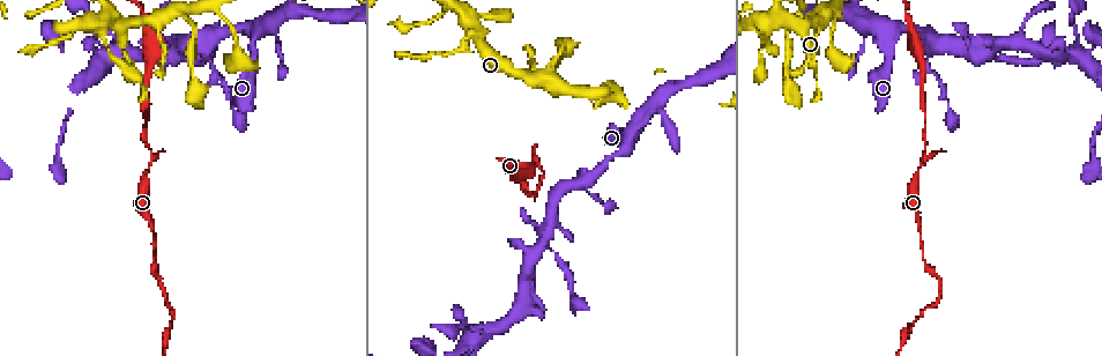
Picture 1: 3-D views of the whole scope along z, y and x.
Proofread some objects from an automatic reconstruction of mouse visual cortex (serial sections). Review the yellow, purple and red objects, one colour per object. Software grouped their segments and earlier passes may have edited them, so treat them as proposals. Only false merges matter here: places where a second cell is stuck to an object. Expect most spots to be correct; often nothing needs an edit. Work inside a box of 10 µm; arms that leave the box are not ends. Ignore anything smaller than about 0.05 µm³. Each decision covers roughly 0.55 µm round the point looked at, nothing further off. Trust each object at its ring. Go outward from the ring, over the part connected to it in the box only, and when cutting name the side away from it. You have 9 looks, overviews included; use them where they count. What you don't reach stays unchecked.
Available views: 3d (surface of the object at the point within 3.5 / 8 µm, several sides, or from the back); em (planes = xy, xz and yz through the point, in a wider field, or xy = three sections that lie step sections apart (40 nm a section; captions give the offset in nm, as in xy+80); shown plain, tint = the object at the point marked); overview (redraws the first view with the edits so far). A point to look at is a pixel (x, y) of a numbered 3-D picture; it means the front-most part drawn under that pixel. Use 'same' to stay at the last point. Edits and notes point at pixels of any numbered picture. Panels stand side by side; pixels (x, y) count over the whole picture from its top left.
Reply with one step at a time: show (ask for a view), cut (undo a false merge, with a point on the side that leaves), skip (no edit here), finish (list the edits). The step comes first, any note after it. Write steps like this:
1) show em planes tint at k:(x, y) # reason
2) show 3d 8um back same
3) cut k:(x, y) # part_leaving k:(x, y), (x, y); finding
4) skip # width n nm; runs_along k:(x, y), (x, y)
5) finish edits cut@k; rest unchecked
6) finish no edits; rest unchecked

show 3d 3.5um at 1:(571, 184) # side arm on a straight run

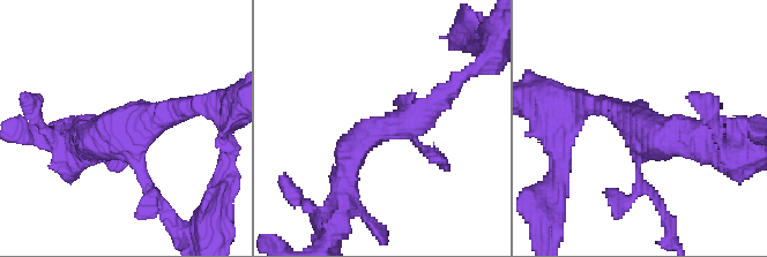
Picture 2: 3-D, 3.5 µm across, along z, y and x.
show em xy step 3 tint at 2:(641, 130) # now the EM

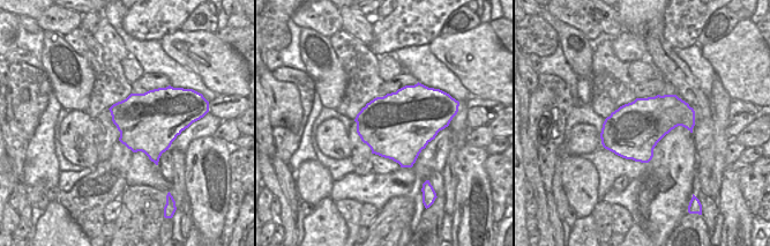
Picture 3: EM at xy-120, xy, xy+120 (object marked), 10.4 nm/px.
skip # arms 3; arm_widths 100, 300, 400 nm; runs_along 2:(445, 93), (356, 143), (345, 184); one cell here

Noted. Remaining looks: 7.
show em planes tint at 1:(784, 74) # a narrow waist

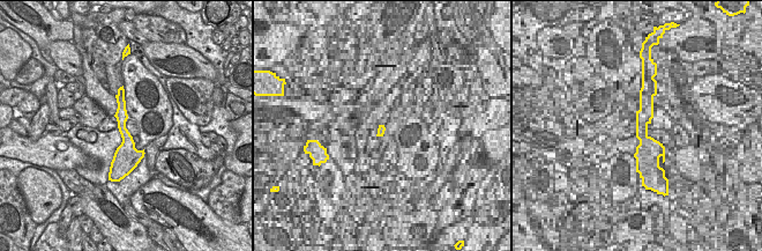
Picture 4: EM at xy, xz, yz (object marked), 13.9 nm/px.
show 3d 3.5um back same # see where the arms go

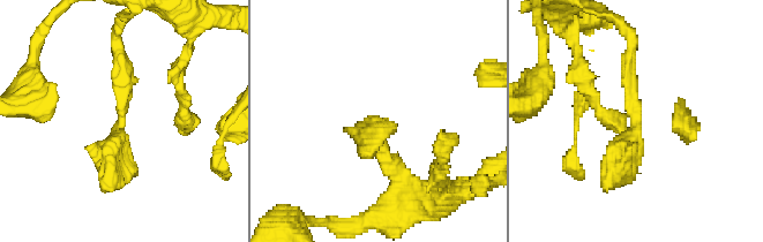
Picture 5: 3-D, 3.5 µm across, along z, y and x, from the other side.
skip # runs_along 4:(120, 93), (127, 167); one cell here

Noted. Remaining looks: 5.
show 3d 3.5um at 1:(153, 242) # thin neck

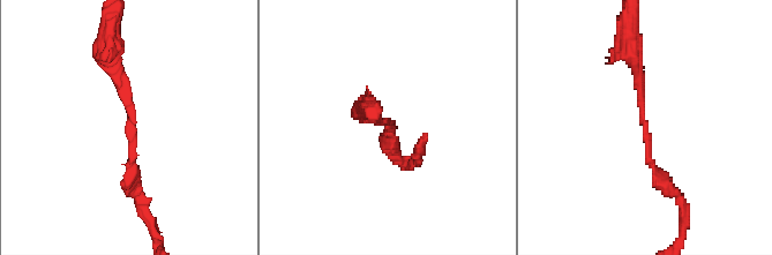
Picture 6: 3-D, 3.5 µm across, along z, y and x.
show em xy step 3 tint at 6:(643, 128) # now the EM

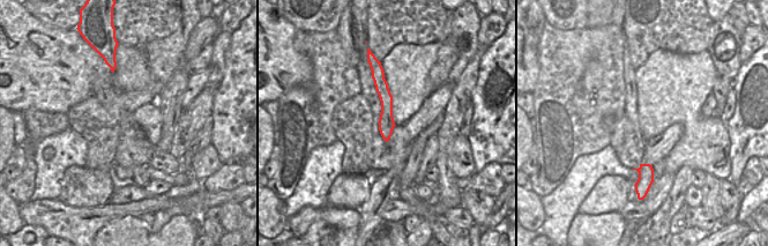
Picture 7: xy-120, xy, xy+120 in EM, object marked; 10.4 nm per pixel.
skip # runs_along 7:(380, 73), (386, 97), (386, 136); one cell here

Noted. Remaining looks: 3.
show 3d 3.5um at 1:(148, 146) # narrows sharply

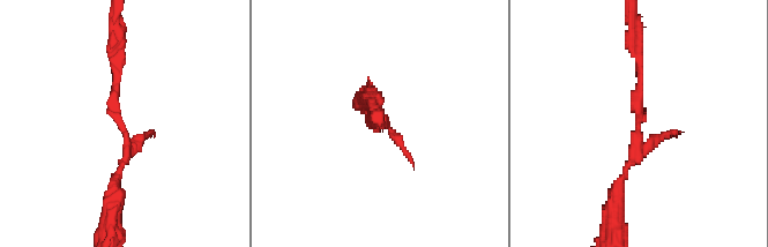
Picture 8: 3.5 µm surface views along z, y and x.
show em xy step 3 tint at 8:(640, 122) # now the EM

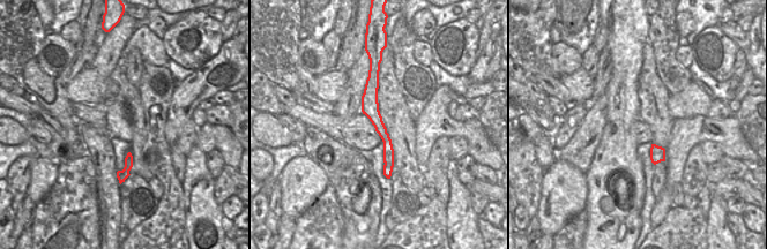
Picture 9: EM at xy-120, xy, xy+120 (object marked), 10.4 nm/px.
skip # runs_along 8:(618, 194), (635, 158), (635, 45); all the same cell

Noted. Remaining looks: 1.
finish no edits; rest unchecked

